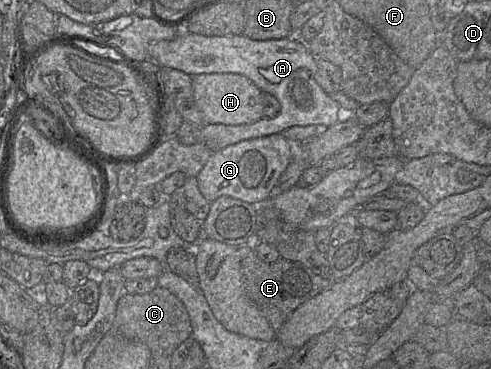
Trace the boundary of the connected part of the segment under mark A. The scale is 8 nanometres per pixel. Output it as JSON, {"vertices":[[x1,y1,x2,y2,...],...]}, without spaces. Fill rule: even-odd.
{"vertices":[[181,31,172,40,151,42,148,47,148,56,160,67,180,70,188,75,211,73,234,73,250,79,261,91,274,96,280,103,280,112,273,118,262,118,257,122,242,125,205,124,201,128,202,141,213,151,243,140,260,138,272,134,281,134,292,126,315,125,328,128,336,124,343,117,339,104,332,100,315,80,316,61,308,50,307,44,296,35,278,40,252,40,245,35,235,36,203,36]]}

